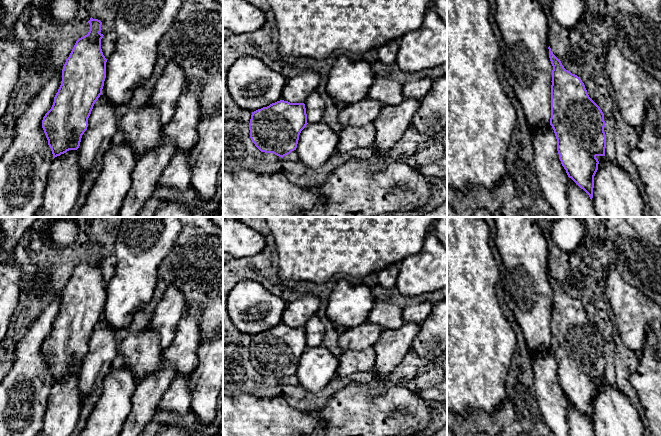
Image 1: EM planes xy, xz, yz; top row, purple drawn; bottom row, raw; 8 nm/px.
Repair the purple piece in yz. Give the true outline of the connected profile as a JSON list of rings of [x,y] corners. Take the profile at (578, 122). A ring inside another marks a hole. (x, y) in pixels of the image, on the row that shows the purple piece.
[[[549,49],[553,66],[551,85],[551,118],[557,151],[562,166],[592,200],[597,156],[605,156],[604,114],[589,97],[582,80],[566,70]]]

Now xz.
[[[280,100],[252,112],[250,138],[261,152],[283,158],[296,150],[299,135],[307,124],[304,103]]]

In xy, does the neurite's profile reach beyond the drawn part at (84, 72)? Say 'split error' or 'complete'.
complete

